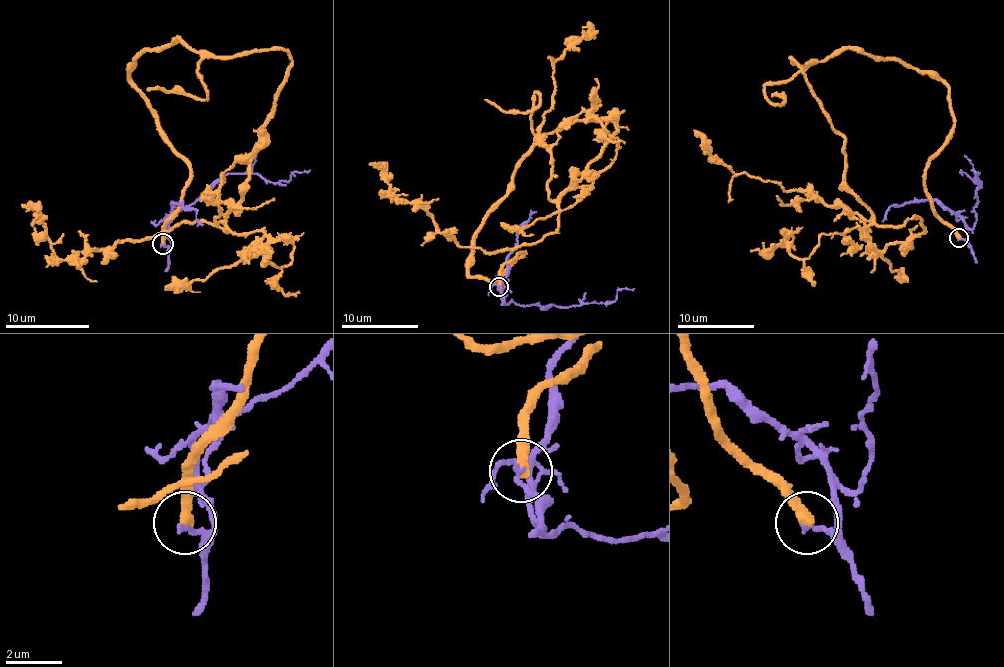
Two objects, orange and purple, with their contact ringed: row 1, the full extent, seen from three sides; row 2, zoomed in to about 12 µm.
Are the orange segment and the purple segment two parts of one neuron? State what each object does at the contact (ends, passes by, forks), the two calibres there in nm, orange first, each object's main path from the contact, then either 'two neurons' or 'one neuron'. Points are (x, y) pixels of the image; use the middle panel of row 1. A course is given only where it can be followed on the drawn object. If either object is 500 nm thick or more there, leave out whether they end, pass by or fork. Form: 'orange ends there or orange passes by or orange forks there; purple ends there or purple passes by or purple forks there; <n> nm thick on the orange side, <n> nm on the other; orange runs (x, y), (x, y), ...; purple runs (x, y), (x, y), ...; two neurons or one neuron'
orange ends there; purple ends there; 400 nm thick on the orange side, 190 nm on the other; orange runs (498, 286), (523, 253), (473, 278), (471, 244), (515, 165), (610, 119), (558, 228), (490, 251), (370, 163); purple runs (498, 286), (506, 294), (502, 299), (504, 303), (560, 307), (613, 301), (619, 290), (634, 288); two neurons

